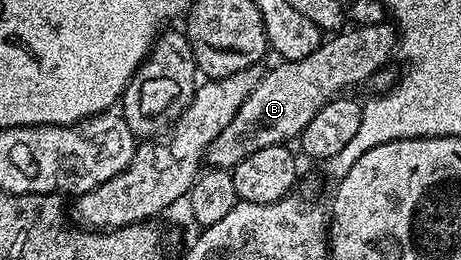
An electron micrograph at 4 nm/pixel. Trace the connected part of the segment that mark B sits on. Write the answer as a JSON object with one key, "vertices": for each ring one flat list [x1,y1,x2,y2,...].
{"vertices":[[393,23,360,24,351,27,351,29,351,32,342,30,323,39,318,49,312,54,308,54,308,58,278,62,271,72,267,71,259,84,248,94,248,98,240,106,240,110,236,110,232,122,228,122,228,126,224,126,224,130,220,130,220,134,216,134,212,146,208,146,206,151,205,163,211,169,232,170,240,162,244,162,244,158,248,158,248,154,256,154,256,150,264,150,264,146,286,144,293,136,294,139,301,137,304,126,308,126,308,122,312,122,312,118,316,118,316,110,320,110,335,96,350,90,353,84,358,84,361,80,369,81,375,72,385,69,390,55,393,52,395,55,400,44]]}

